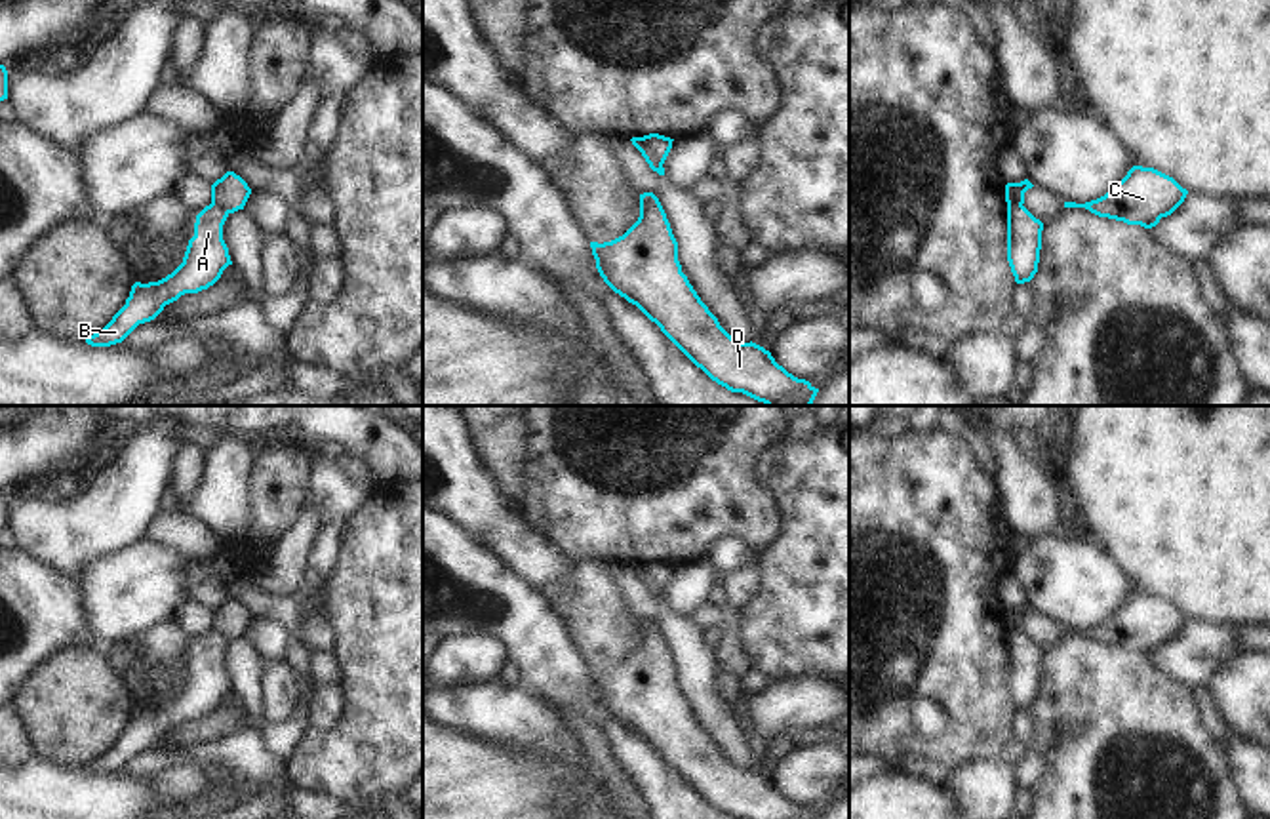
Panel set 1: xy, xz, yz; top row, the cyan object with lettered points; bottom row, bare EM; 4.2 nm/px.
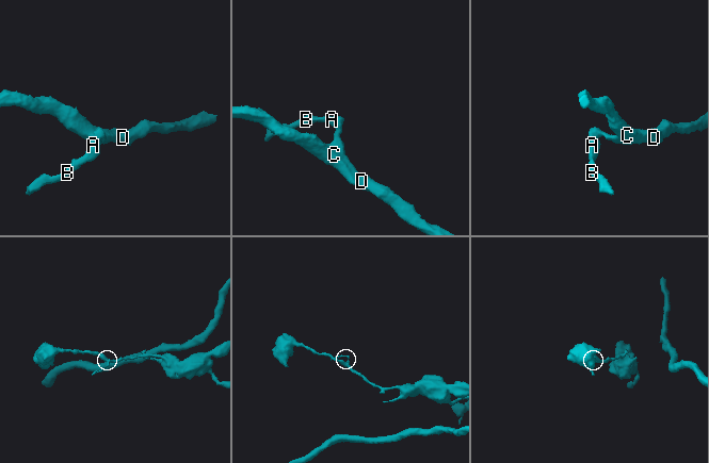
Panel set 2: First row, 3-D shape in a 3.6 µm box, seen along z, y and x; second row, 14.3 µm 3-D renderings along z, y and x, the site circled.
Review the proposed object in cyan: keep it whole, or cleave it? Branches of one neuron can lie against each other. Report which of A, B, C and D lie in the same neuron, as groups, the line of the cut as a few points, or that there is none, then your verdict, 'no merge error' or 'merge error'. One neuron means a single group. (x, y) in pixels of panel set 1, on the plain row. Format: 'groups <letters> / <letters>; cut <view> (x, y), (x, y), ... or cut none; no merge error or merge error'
groups A B / C D; cut xy (212, 629), (227, 640); merge error

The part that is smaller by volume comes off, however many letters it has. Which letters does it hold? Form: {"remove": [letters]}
{"remove": ["A", "B"]}

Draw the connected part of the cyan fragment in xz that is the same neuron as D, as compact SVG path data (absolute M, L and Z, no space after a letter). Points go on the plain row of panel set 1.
M653 619L640 621L640 644L611 669L590 669L596 695L604 709L628 729L636 731L661 758L712 808L731 819L819 819L809 808L798 806L756 769L733 766L701 728L678 688L678 669L666 640Z

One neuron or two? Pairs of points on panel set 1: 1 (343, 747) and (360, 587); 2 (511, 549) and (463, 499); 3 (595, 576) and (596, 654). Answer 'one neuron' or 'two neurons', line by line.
1: one neuron
2: one neuron
3: one neuron

